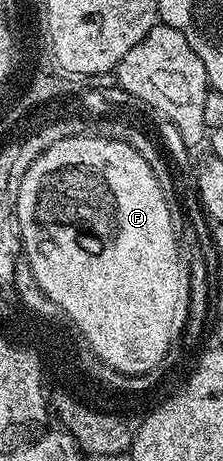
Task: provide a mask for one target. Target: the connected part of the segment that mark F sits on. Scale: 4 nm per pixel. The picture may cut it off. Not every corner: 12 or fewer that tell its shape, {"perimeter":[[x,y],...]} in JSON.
{"perimeter":[[65,137],[17,198],[37,284],[119,375],[187,276],[149,161]]}

